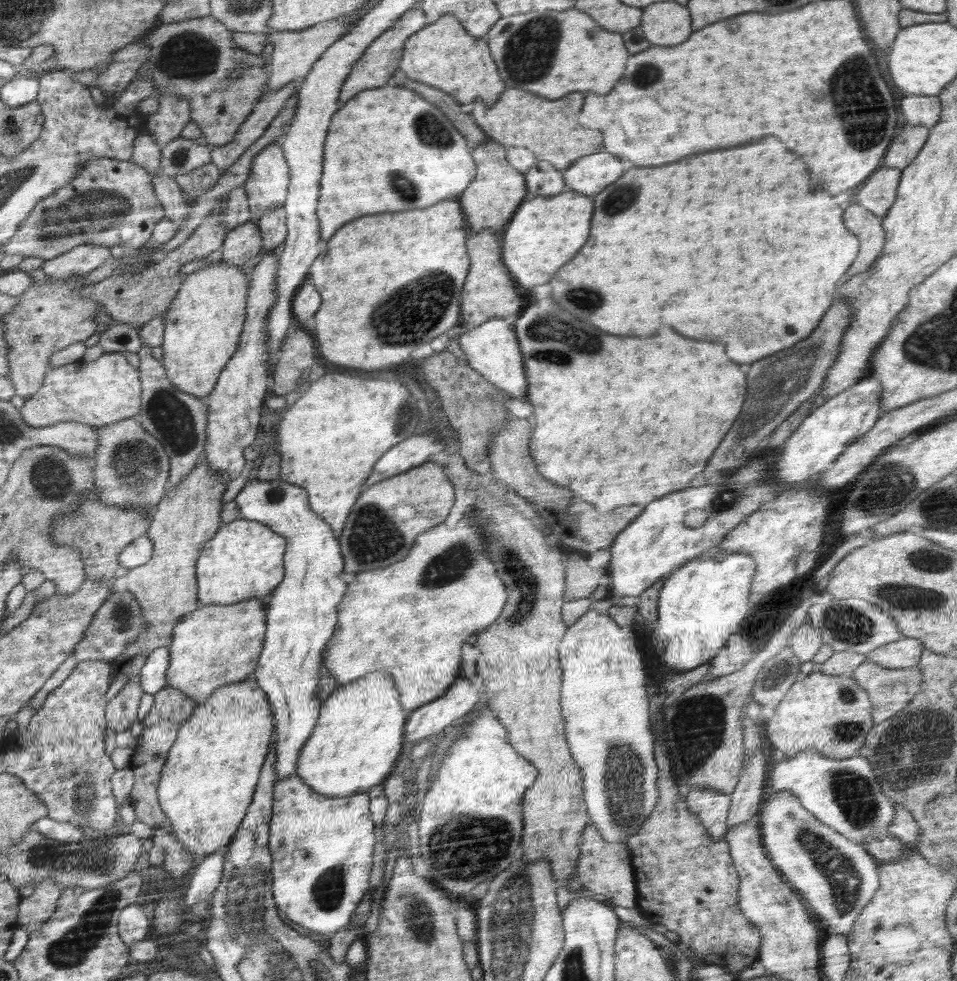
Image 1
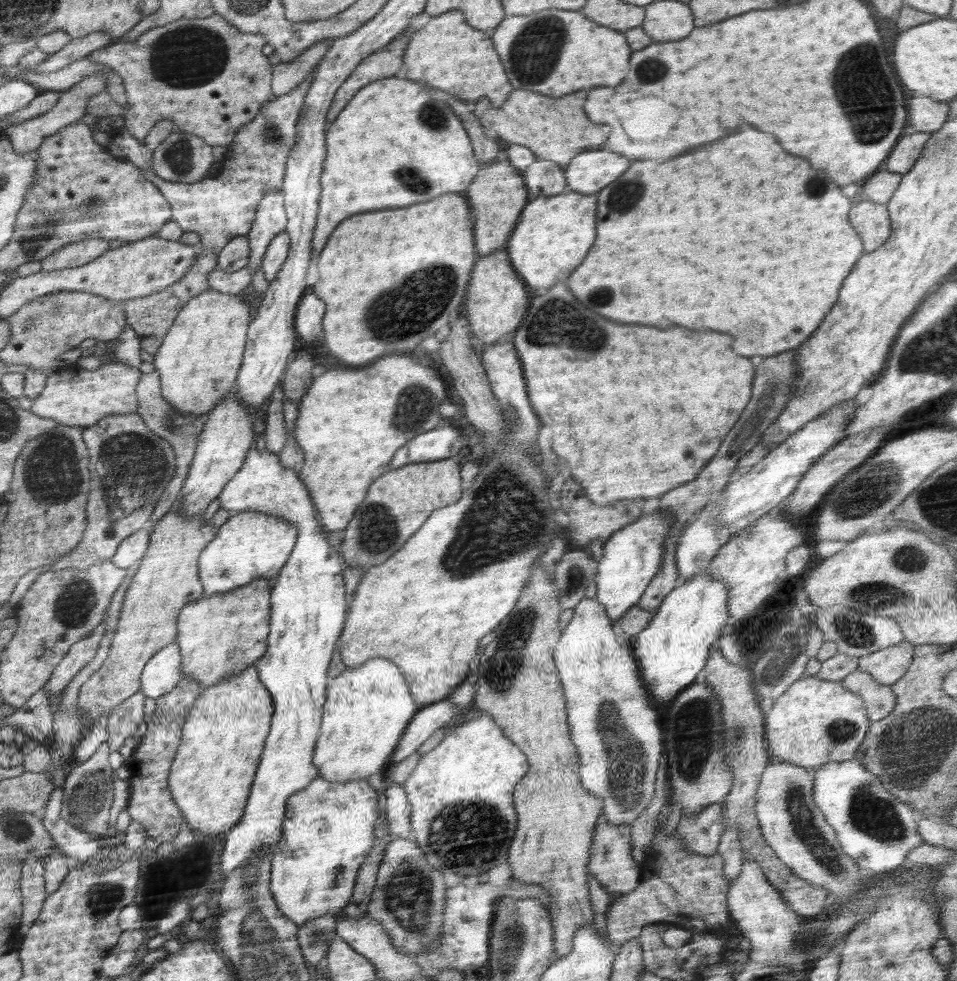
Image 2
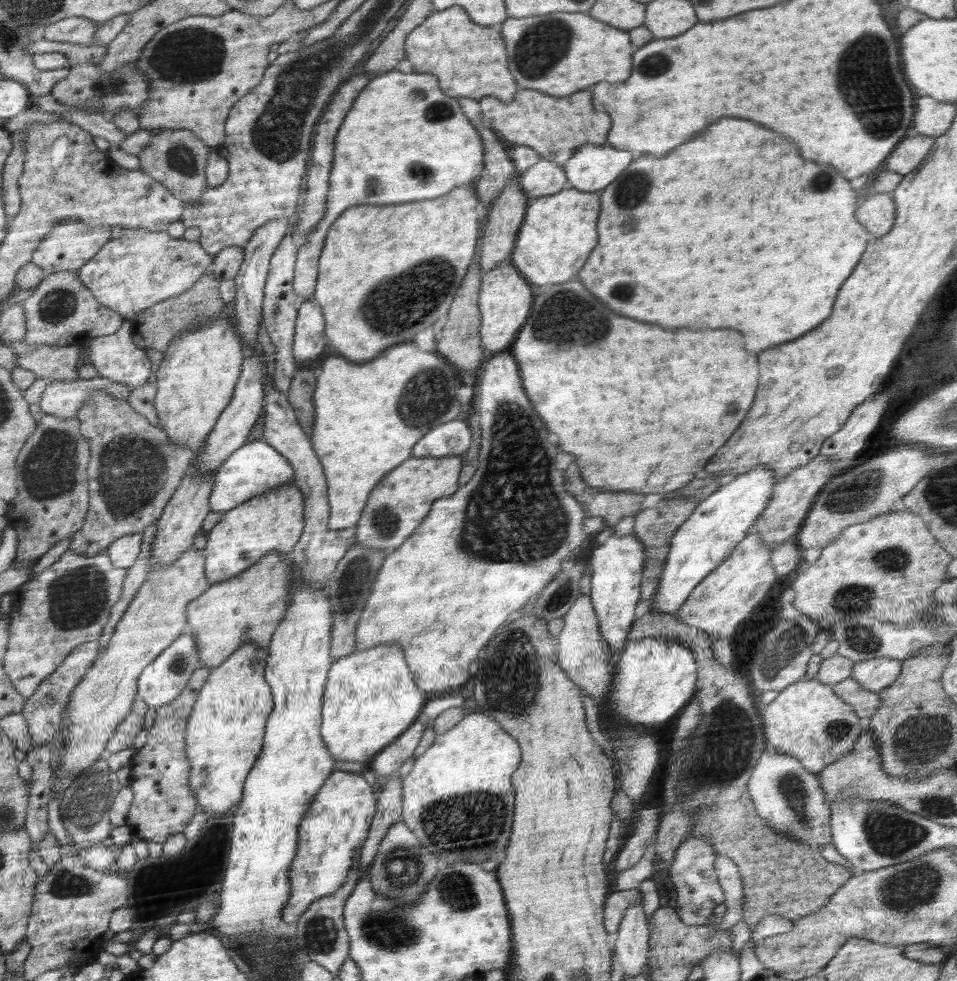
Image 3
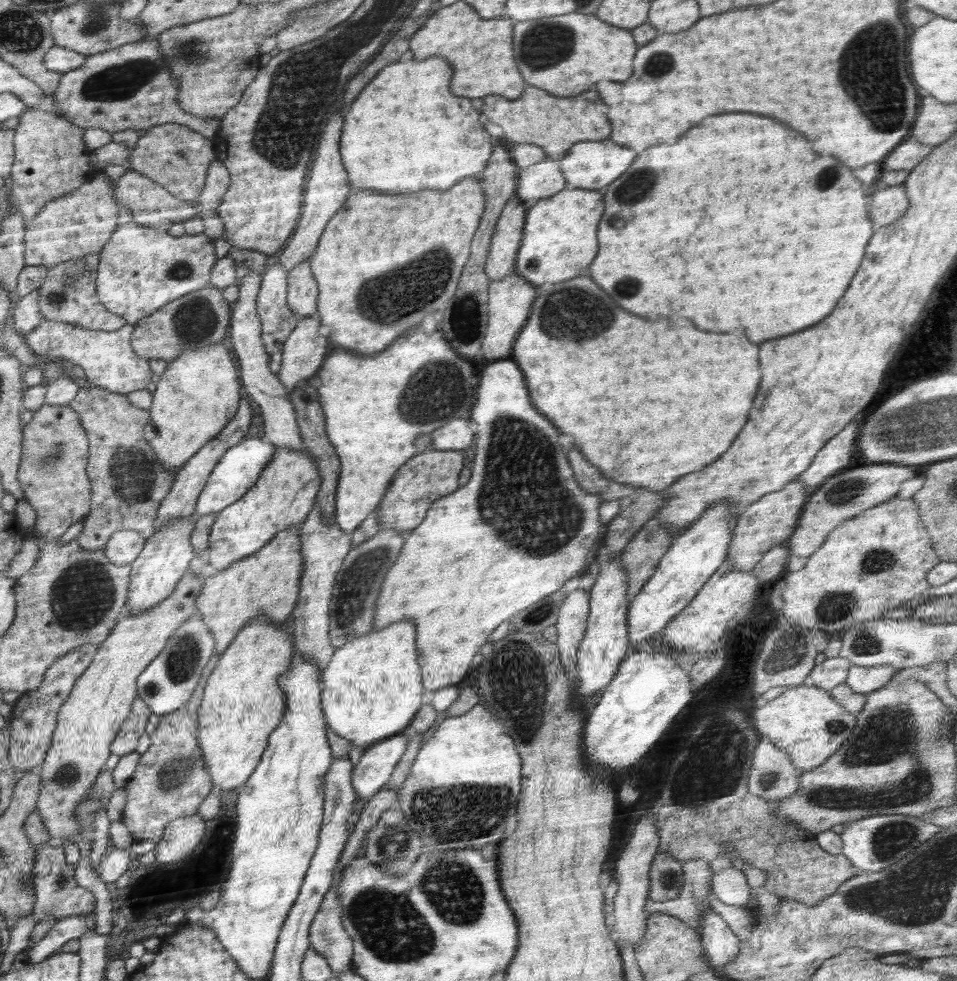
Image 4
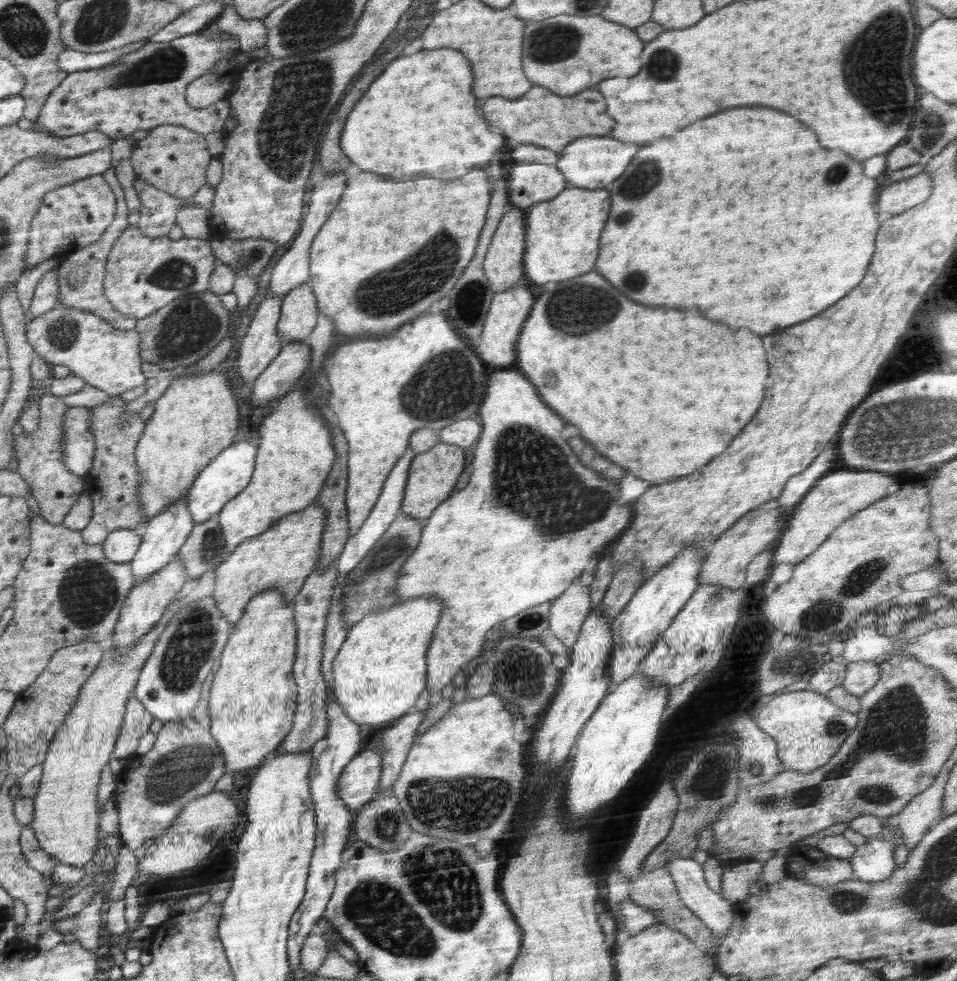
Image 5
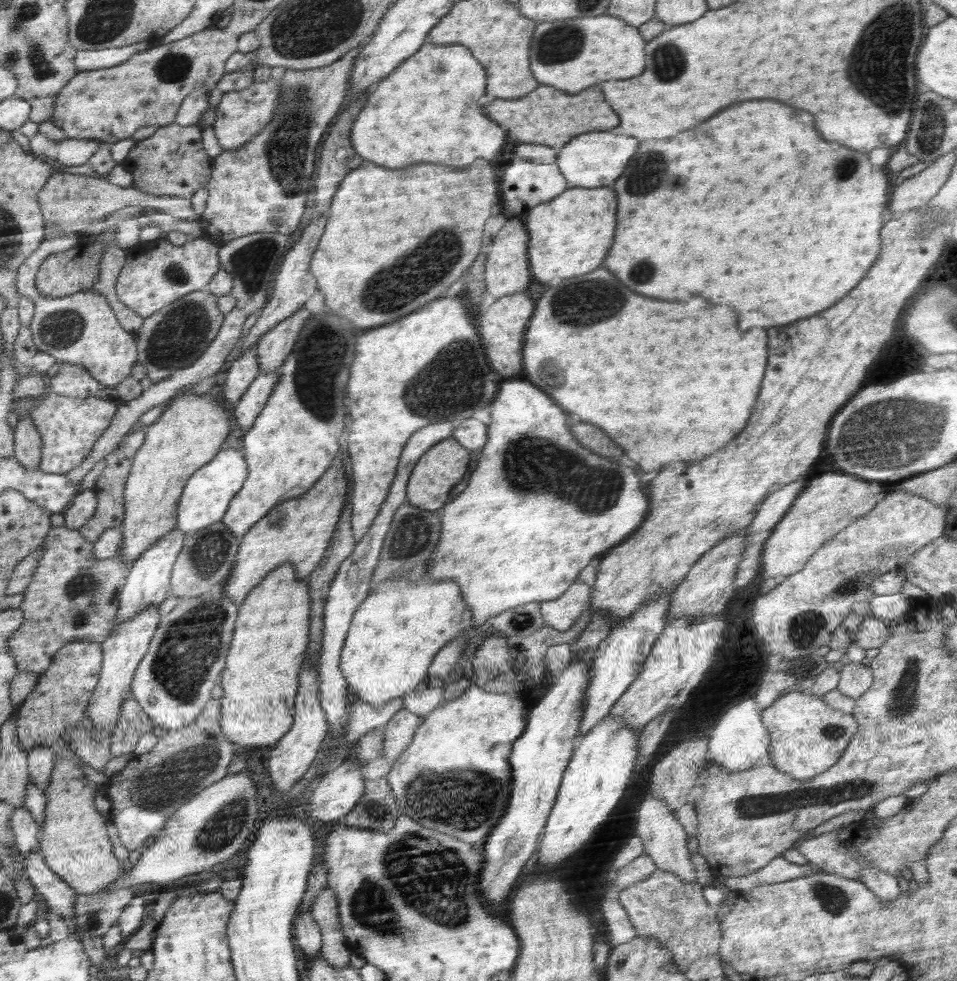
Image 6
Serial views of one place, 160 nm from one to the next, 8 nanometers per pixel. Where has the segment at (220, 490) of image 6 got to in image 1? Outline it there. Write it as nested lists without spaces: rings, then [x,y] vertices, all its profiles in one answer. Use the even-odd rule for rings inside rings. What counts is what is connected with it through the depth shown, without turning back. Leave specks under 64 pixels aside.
[[[282,478],[263,480],[249,479],[238,497],[234,499],[238,504],[240,519],[255,520],[271,527],[276,534],[287,539],[288,546],[284,557],[287,576],[275,588],[275,592],[268,598],[267,643],[263,646],[263,656],[256,666],[253,680],[259,682],[263,690],[268,690],[268,698],[272,698],[272,710],[276,710],[275,724],[275,769],[276,783],[286,777],[298,775],[300,749],[304,746],[312,729],[316,726],[322,699],[318,697],[318,682],[322,678],[322,664],[328,644],[335,637],[338,628],[338,606],[342,602],[348,582],[345,579],[346,562],[343,558],[342,546],[331,529],[331,525],[324,522],[310,507],[308,494],[299,486],[284,482]]]

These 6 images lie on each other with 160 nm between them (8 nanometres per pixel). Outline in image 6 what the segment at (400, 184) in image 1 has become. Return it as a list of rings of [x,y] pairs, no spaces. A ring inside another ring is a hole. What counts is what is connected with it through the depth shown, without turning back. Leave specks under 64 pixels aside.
[[[425,42],[419,52],[407,58],[392,78],[384,78],[376,92],[368,97],[366,108],[358,113],[351,128],[351,143],[358,156],[388,166],[392,170],[412,166],[418,162],[434,162],[454,168],[464,168],[479,159],[492,160],[504,145],[504,130],[501,126],[480,114],[478,100],[484,96],[486,72],[476,62],[471,50],[460,44],[436,45]],[[302,306],[292,317],[279,322],[257,345],[258,374],[274,372],[281,367],[293,349],[298,335],[311,317],[311,312]]]

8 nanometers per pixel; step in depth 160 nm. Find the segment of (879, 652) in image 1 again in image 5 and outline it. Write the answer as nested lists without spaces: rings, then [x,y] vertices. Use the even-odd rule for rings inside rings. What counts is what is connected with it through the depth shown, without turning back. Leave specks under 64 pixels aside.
[[[859,660],[846,665],[847,671],[841,685],[854,696],[861,697],[880,678],[880,665],[874,661]]]

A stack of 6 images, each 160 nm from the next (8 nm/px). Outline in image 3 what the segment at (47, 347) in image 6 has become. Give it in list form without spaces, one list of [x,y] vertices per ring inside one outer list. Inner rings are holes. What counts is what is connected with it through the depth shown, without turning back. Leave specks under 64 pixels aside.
[[[125,319],[116,332],[86,340],[84,343],[90,343],[90,347],[82,347],[82,352],[89,356],[90,365],[96,369],[97,378],[128,385],[131,391],[148,383],[153,364],[146,356],[145,350],[136,346],[132,327],[131,321]]]

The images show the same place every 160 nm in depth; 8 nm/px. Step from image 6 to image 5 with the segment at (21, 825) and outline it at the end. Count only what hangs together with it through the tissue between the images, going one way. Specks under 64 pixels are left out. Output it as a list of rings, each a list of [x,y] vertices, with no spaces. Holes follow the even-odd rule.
[[[30,824],[23,826],[20,835],[20,846],[28,866],[40,872],[40,874],[45,877],[46,883],[49,886],[48,879],[50,879],[52,871],[56,869],[56,865],[59,863],[42,850],[42,847],[40,847],[39,844],[38,836],[36,836],[35,830]]]

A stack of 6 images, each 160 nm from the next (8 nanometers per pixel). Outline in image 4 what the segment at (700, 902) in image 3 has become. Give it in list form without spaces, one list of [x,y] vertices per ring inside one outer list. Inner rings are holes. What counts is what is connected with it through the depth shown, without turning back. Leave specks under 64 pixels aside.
[[[696,860],[681,865],[685,883],[676,898],[664,902],[646,902],[644,914],[646,918],[652,916],[652,912],[662,912],[668,916],[674,916],[685,922],[689,927],[698,929],[701,926],[700,902],[709,902],[709,887],[711,885],[712,870],[708,862]]]

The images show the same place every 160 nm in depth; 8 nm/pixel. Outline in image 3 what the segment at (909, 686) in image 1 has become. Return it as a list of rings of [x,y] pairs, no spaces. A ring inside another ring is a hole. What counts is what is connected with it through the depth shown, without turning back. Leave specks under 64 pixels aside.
[[[852,677],[833,684],[833,691],[845,703],[852,705],[855,713],[864,722],[869,721],[880,706],[879,693],[863,689]]]

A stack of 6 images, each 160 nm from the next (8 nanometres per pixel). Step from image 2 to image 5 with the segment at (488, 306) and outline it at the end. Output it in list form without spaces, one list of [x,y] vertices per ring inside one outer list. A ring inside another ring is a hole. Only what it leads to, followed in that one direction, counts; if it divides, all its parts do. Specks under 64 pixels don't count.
[[[518,284],[504,292],[495,293],[483,324],[483,331],[474,346],[474,348],[478,348],[478,356],[484,362],[490,362],[494,366],[510,366],[516,360],[516,343],[527,315],[530,314],[532,304],[534,304],[534,298],[528,292],[528,288],[518,286]]]

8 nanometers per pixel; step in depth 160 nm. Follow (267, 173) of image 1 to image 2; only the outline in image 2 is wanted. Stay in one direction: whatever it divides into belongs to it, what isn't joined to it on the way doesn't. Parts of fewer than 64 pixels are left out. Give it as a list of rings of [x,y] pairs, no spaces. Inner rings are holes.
[[[268,189],[263,197],[255,222],[247,237],[250,245],[250,256],[246,268],[253,276],[256,268],[262,267],[263,256],[275,236],[286,229],[287,211],[283,193],[278,189]]]

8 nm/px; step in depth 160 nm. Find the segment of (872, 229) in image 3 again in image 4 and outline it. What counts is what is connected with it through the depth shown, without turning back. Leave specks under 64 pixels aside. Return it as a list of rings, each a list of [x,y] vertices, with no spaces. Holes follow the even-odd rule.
[[[902,183],[879,190],[872,196],[872,204],[868,206],[868,214],[872,218],[874,228],[882,228],[900,218],[909,207],[909,198]]]

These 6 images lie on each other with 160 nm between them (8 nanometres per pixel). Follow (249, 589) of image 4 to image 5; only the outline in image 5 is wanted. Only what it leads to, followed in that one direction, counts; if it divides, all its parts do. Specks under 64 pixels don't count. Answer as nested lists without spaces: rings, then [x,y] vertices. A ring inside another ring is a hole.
[[[314,502],[311,506],[300,512],[287,514],[271,526],[266,532],[249,538],[242,545],[226,555],[226,560],[215,568],[215,587],[212,593],[215,600],[220,604],[218,610],[222,616],[234,626],[246,612],[247,604],[259,592],[275,588],[282,591],[287,602],[293,602],[298,596],[300,589],[306,584],[307,578],[317,570],[321,550],[323,532],[326,528],[326,508],[320,507],[320,503]]]

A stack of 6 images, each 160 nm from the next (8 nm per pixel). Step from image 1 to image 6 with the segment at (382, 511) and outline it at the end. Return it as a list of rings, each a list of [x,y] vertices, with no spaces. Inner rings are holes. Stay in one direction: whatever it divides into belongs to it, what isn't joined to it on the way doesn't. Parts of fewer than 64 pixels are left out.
[[[453,437],[446,438],[431,446],[412,469],[407,482],[406,502],[411,506],[432,511],[443,508],[448,502],[448,494],[460,480],[470,462],[470,451]]]

